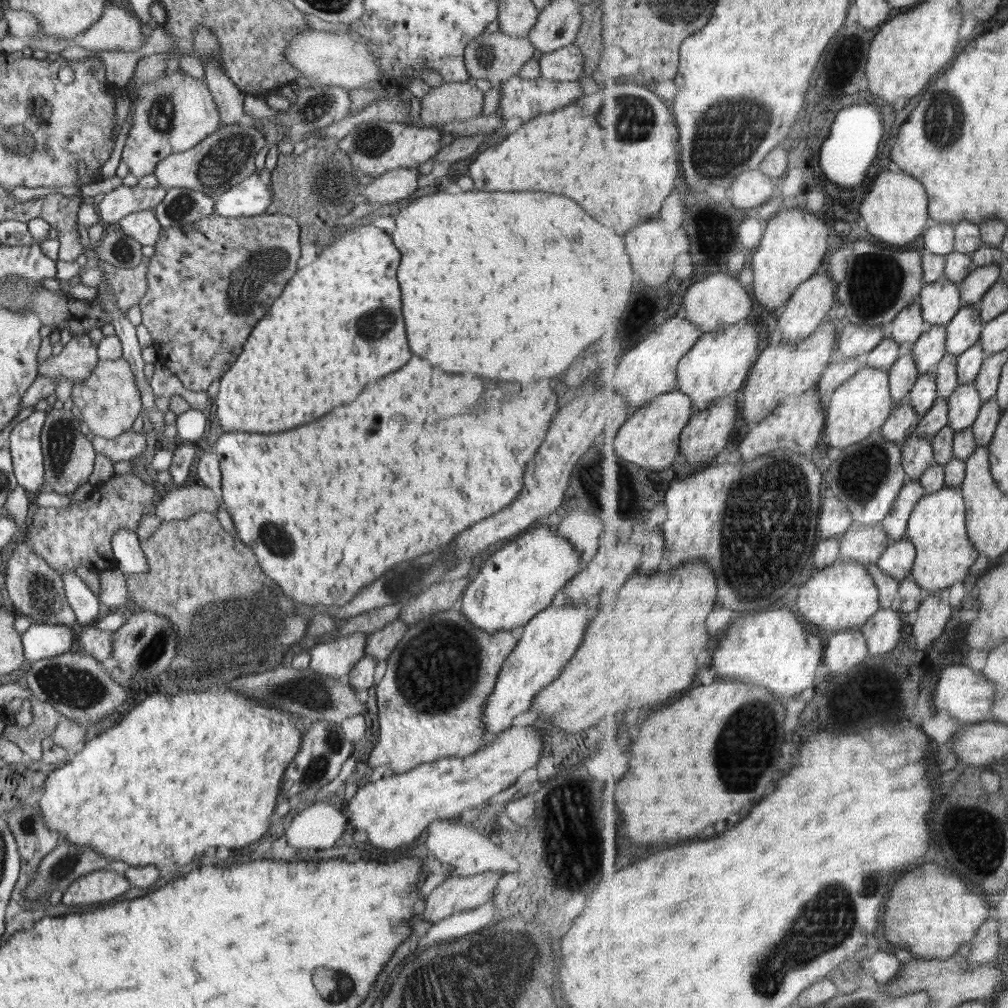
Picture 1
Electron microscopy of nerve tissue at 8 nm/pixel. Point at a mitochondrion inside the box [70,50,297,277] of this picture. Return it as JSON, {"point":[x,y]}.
{"point":[222,161]}

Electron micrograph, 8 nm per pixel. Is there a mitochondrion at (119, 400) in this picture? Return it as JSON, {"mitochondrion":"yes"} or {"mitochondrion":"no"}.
{"mitochondrion":"no"}

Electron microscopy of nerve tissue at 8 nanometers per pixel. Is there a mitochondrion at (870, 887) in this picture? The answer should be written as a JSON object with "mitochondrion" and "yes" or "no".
{"mitochondrion":"yes"}

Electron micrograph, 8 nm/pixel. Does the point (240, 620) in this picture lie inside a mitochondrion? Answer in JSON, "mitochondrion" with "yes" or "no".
{"mitochondrion":"yes"}

